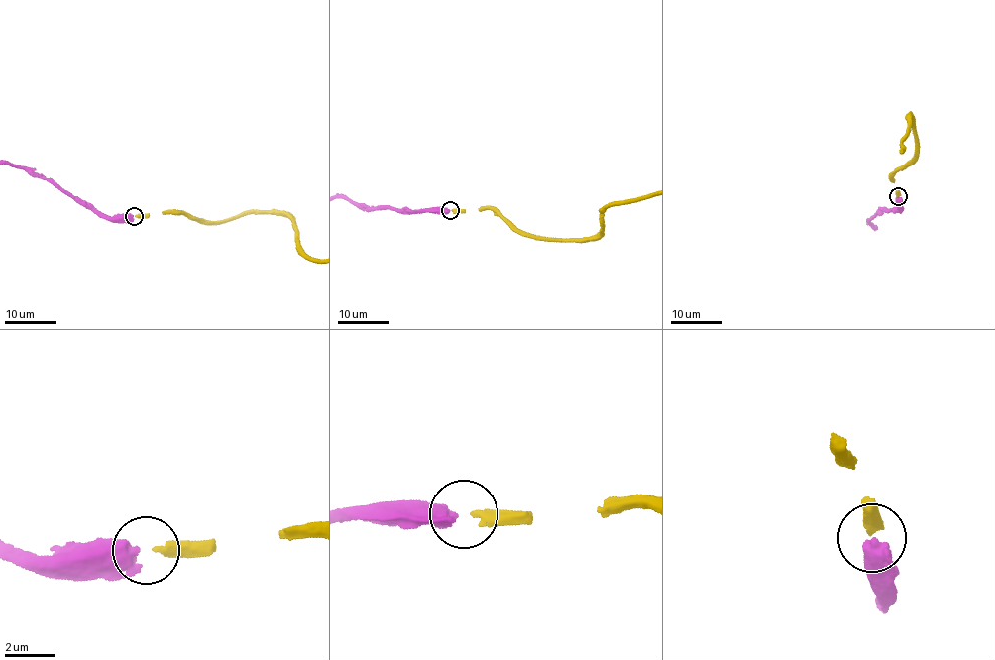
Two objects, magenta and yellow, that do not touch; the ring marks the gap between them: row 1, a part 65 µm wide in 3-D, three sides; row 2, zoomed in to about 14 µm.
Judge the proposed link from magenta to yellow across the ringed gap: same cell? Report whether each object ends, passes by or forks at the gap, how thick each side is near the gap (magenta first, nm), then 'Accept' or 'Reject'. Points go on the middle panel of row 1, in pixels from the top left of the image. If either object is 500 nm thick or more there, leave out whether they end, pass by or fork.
Thickness 600 nm (magenta) against 320 nm. Accept

